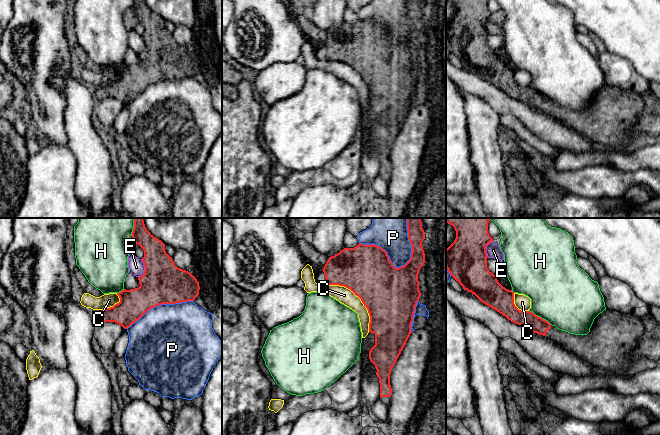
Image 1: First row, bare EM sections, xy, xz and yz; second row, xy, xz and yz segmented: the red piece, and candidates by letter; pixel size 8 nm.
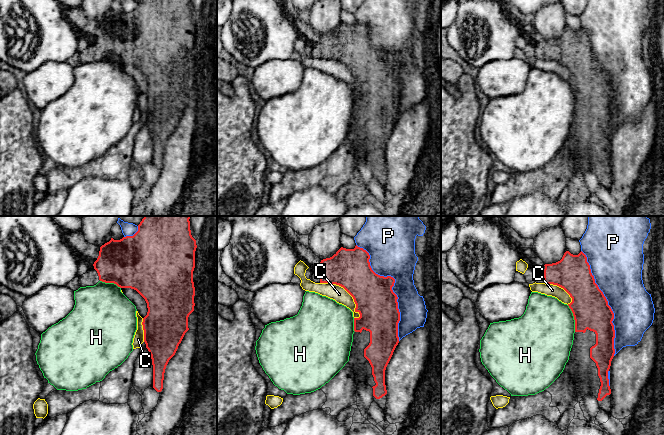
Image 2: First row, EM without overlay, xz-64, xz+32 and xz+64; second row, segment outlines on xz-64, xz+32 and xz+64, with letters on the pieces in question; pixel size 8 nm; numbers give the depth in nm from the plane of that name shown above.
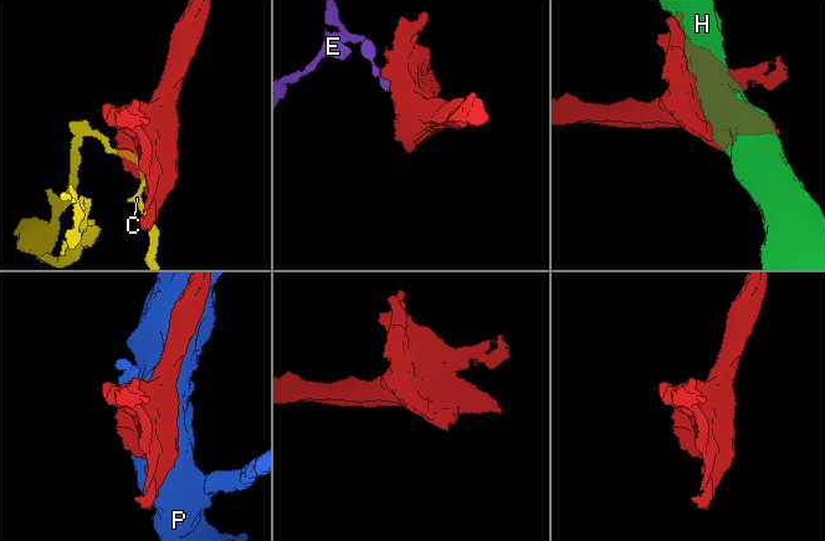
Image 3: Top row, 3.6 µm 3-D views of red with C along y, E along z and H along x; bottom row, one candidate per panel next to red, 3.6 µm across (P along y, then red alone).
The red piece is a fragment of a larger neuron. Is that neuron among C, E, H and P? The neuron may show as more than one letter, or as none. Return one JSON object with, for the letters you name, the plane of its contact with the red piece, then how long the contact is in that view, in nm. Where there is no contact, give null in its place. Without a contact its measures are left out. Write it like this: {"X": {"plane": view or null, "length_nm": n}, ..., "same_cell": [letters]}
{"same_cell": []}

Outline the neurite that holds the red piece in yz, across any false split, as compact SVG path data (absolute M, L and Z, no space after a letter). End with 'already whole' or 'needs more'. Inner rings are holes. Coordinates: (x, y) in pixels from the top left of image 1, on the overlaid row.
M446 218L456 231L454 242L446 249L446 269L464 290L474 294L482 303L496 310L511 322L543 335L562 346L568 352L591 364L597 370L621 376L630 376L628 369L633 361L629 354L645 333L640 317L606 309L595 319L587 335L575 335L557 329L548 321L530 311L521 311L514 304L514 292L503 287L487 268L486 246L494 241L488 233L489 218Z; needs more

